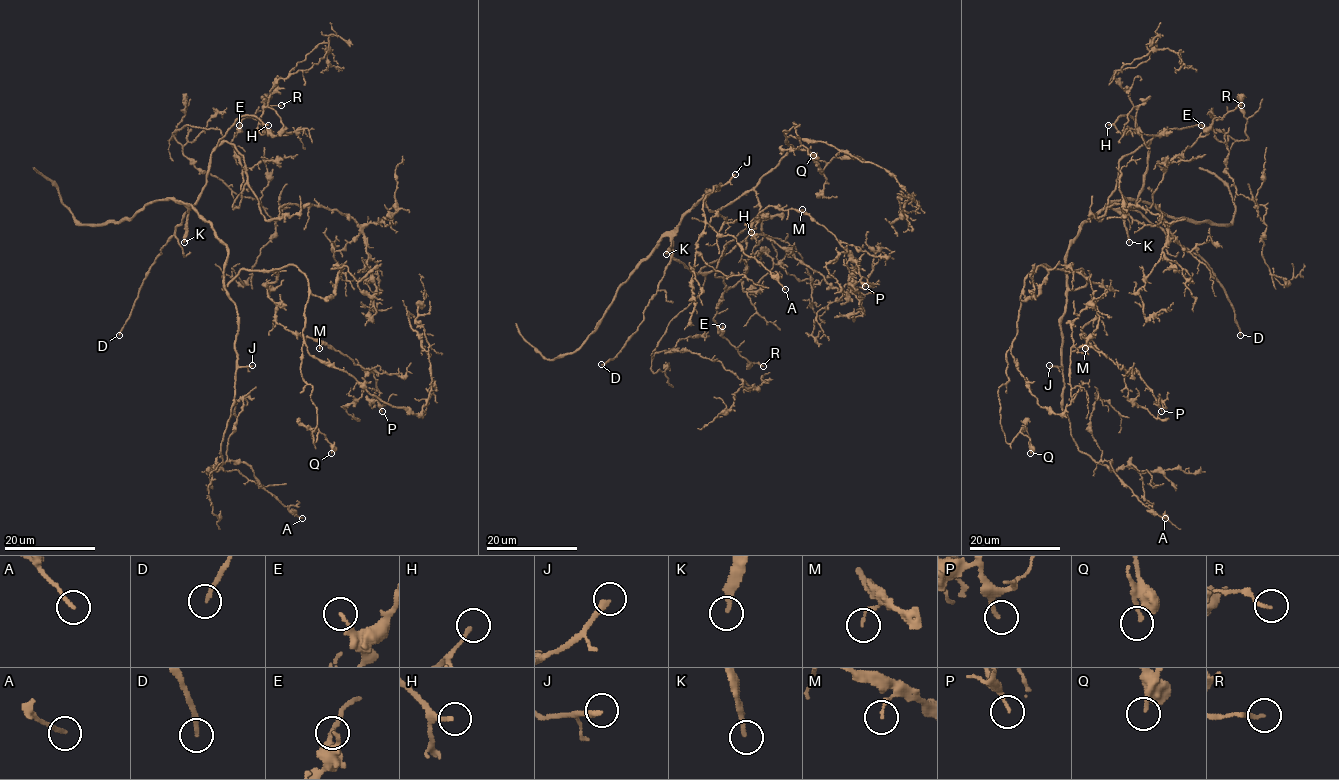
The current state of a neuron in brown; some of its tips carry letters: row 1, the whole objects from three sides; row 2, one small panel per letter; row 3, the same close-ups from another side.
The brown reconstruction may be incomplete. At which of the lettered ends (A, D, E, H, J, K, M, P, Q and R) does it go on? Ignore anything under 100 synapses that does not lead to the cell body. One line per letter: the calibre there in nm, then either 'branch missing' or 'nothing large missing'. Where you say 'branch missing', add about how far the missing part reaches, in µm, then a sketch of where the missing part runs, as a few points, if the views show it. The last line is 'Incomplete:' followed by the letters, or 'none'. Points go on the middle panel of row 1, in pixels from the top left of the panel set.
A: calibre 180 nm; nothing large missing
D: calibre 200 nm; branch missing; missing 150 µm; course (601, 364), (538, 383), (535, 355), (501, 330), (517, 396), (577, 387), (565, 439), (587, 431)
E: calibre 220 nm; nothing large missing
H: calibre 170 nm; branch missing; missing 90 µm; course (751, 232), (770, 217), (787, 176), (787, 209), (822, 173), (867, 183), (898, 215), (905, 198)
J: calibre 280 nm; branch missing; missing 90 µm; course (735, 174), (749, 165), (744, 191), (812, 229), (820, 245), (813, 250), (784, 246), (794, 213)
K: calibre 220 nm; branch missing; missing 170 µm; course (666, 254), (561, 276), (539, 241), (518, 311), (567, 341), (545, 349)
M: calibre 100 nm; nothing large missing
P: calibre 190 nm; nothing large missing
Q: calibre 160 nm; nothing large missing
R: calibre 170 nm; nothing large missing
Incomplete: D, H, J, K

